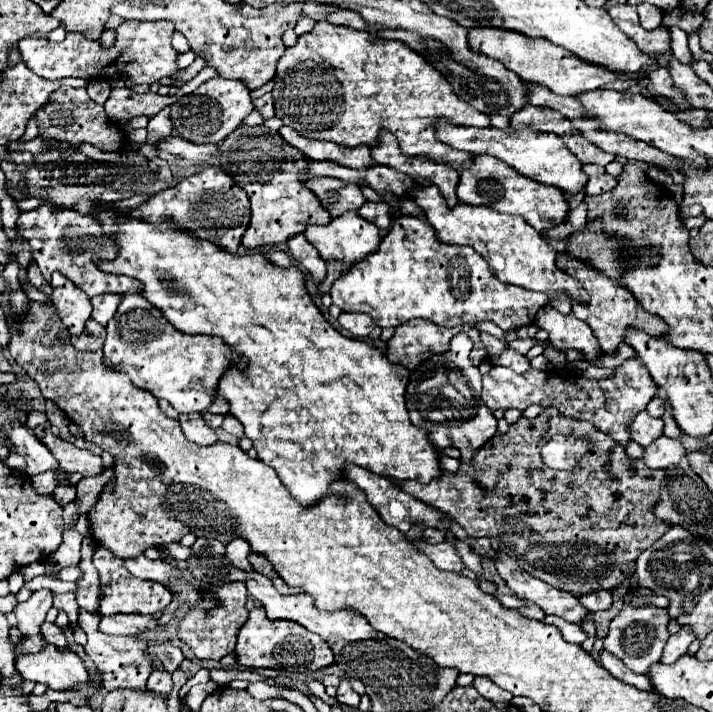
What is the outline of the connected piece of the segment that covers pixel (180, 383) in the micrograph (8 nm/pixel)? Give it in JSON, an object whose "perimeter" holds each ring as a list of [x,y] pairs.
{"perimeter":[[[140,292],[128,294],[122,298],[114,318],[106,324],[106,330],[108,330],[108,336],[104,342],[104,364],[114,370],[126,372],[134,386],[148,390],[158,400],[168,400],[180,414],[208,410],[208,406],[216,398],[216,384],[220,376],[226,372],[228,364],[238,362],[240,368],[246,366],[246,362],[240,360],[236,354],[232,354],[232,350],[220,338],[190,336],[190,334],[178,332],[174,326],[168,326],[160,310],[156,310],[150,302],[146,302]]]}

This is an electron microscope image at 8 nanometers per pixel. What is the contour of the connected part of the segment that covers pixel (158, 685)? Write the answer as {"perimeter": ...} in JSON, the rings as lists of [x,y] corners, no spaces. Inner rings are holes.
{"perimeter":[[[154,670],[148,678],[148,684],[146,684],[150,690],[154,692],[160,692],[160,694],[168,694],[172,690],[172,676],[166,672],[166,670]]]}

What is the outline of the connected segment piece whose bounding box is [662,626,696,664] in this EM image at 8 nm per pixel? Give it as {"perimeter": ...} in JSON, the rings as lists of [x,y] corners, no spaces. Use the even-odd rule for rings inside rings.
{"perimeter":[[[680,626],[680,630],[676,634],[670,634],[666,646],[664,646],[664,654],[662,654],[662,662],[664,664],[672,664],[676,662],[680,656],[684,656],[688,652],[688,646],[694,642],[696,638],[692,638],[692,630],[688,630],[688,626]]]}

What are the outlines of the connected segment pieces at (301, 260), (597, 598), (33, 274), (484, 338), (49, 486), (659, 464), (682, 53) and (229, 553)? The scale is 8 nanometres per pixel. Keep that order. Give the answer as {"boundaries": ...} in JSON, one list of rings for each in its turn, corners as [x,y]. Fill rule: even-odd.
{"boundaries":[[[[294,234],[288,238],[288,248],[292,258],[314,276],[316,284],[326,276],[326,262],[320,258],[320,254],[316,254],[316,248],[304,238],[304,234]]],[[[596,590],[596,592],[590,592],[590,594],[584,594],[578,598],[582,602],[584,608],[596,612],[596,610],[606,610],[610,608],[612,604],[612,594],[608,590]]],[[[30,262],[30,266],[28,266],[28,280],[30,280],[30,284],[32,286],[36,286],[40,292],[44,292],[44,294],[52,294],[52,286],[44,280],[44,276],[42,276],[42,272],[40,272],[40,268],[36,266],[36,262]]],[[[480,332],[480,342],[486,346],[488,350],[488,356],[494,356],[494,354],[500,354],[502,348],[506,348],[506,342],[494,338],[492,334],[486,334],[486,332]]],[[[48,470],[48,472],[32,476],[32,486],[36,488],[38,494],[52,494],[56,488],[56,472]]],[[[662,434],[660,438],[656,438],[656,442],[652,442],[646,448],[644,462],[650,468],[668,468],[680,462],[680,458],[684,456],[686,456],[686,448],[682,446],[682,442],[678,438],[668,438]]],[[[670,28],[670,38],[672,38],[672,54],[676,54],[676,58],[686,64],[686,66],[692,66],[694,58],[688,50],[688,36],[684,30],[680,28]]],[[[236,538],[236,540],[232,540],[232,542],[226,544],[224,556],[226,556],[236,568],[240,568],[240,570],[244,570],[244,572],[252,572],[252,566],[250,566],[250,562],[248,562],[248,552],[250,552],[248,542],[244,542],[242,538]]]]}

